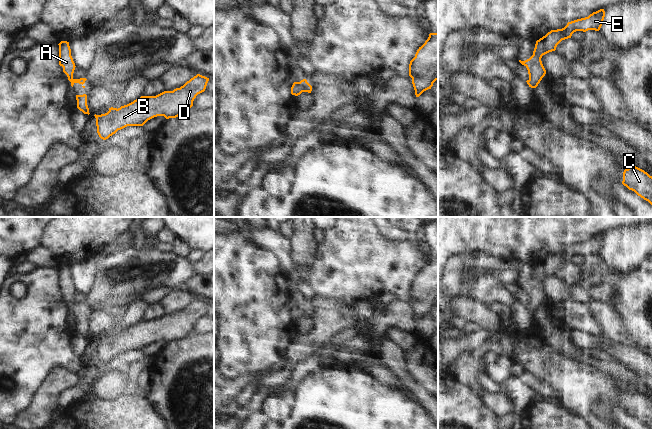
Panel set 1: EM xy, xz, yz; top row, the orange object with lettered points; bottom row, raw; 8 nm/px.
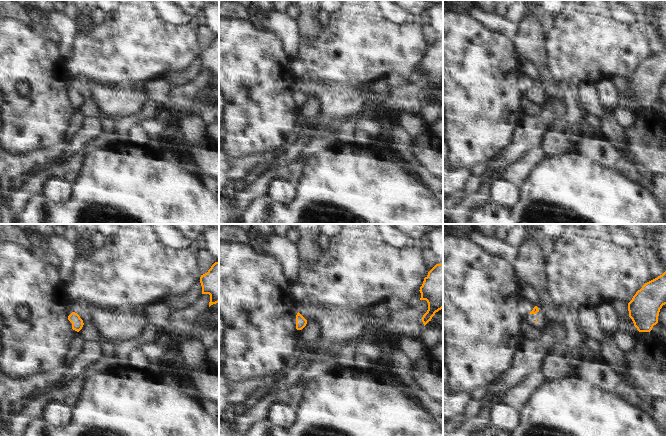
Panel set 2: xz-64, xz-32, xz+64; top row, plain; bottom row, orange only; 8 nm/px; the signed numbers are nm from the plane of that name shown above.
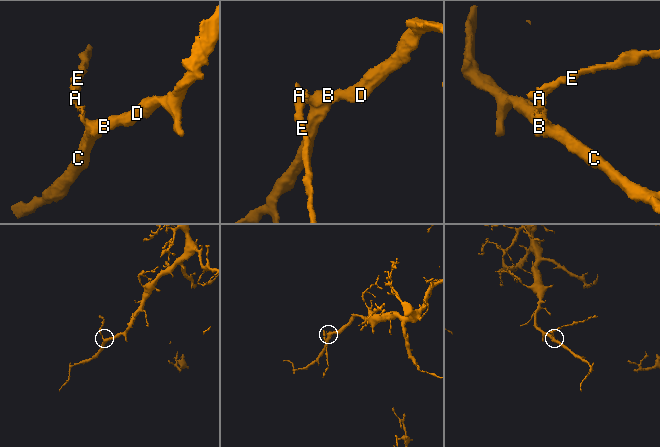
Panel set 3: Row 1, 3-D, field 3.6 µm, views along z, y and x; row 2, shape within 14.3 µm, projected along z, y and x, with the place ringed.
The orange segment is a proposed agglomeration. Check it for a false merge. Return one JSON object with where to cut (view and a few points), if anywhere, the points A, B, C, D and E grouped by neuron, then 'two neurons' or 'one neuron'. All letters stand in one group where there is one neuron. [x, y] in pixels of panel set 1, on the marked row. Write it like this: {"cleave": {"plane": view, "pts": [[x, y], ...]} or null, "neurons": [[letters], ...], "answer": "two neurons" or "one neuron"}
{"cleave": null, "neurons": [["A", "B", "C", "D", "E"]], "answer": "one neuron"}

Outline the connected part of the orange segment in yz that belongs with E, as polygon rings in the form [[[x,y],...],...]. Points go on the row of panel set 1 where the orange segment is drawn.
[[[600,9],[593,12],[588,17],[568,22],[562,29],[551,30],[545,36],[537,40],[533,55],[525,61],[519,60],[528,70],[529,79],[526,82],[529,87],[536,88],[546,74],[546,70],[541,61],[543,55],[555,51],[557,45],[562,40],[571,38],[572,34],[576,31],[599,31],[604,17],[605,11],[604,9]]]

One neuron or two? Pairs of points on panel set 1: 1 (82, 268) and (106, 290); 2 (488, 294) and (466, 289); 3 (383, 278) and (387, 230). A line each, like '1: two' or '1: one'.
1: two
2: one
3: two

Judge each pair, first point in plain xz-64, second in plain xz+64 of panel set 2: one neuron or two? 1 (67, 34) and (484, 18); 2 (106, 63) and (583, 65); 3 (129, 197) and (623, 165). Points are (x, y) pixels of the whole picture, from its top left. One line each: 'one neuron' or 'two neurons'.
1: one neuron
2: one neuron
3: two neurons

